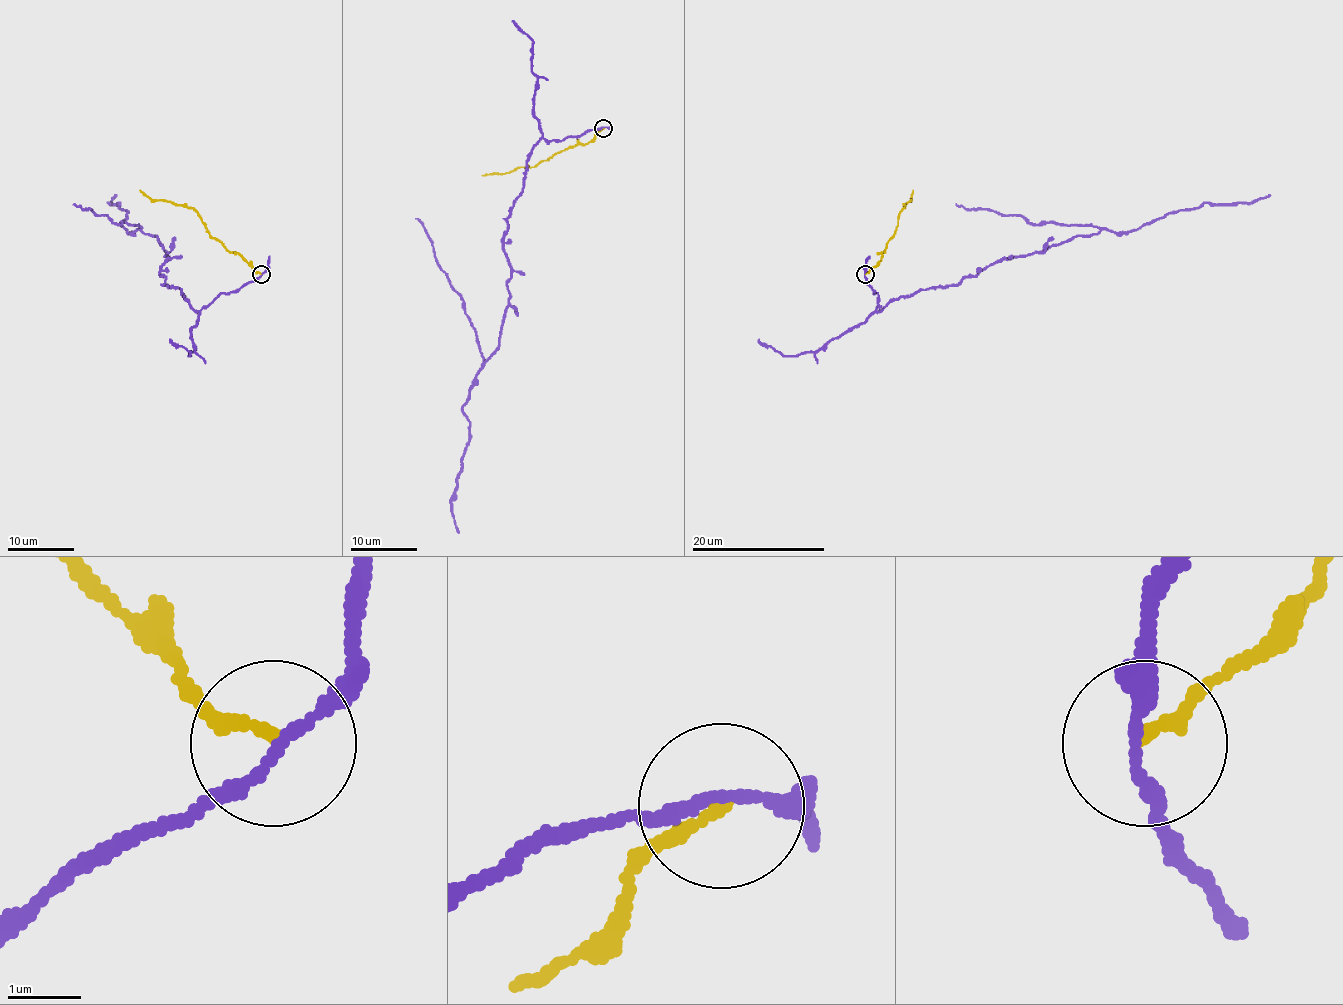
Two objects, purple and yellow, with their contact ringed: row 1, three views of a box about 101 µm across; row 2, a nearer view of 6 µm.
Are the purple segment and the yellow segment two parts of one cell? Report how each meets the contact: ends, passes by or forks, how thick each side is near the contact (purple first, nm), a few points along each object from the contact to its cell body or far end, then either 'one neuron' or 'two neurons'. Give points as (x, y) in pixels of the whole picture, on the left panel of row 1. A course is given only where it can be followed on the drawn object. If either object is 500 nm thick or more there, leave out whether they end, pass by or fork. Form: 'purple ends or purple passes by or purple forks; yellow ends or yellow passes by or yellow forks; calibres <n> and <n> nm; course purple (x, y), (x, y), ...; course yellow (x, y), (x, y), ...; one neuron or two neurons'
purple passes by; yellow ends; calibres 140 and 170 nm; course purple (261, 274), (195, 310), (160, 274), (168, 259), (156, 235), (120, 224), (127, 212), (108, 202), (117, 195); course yellow (261, 274), (215, 239), (190, 207), (175, 205), (166, 200), (151, 200), (140, 190); two neurons

